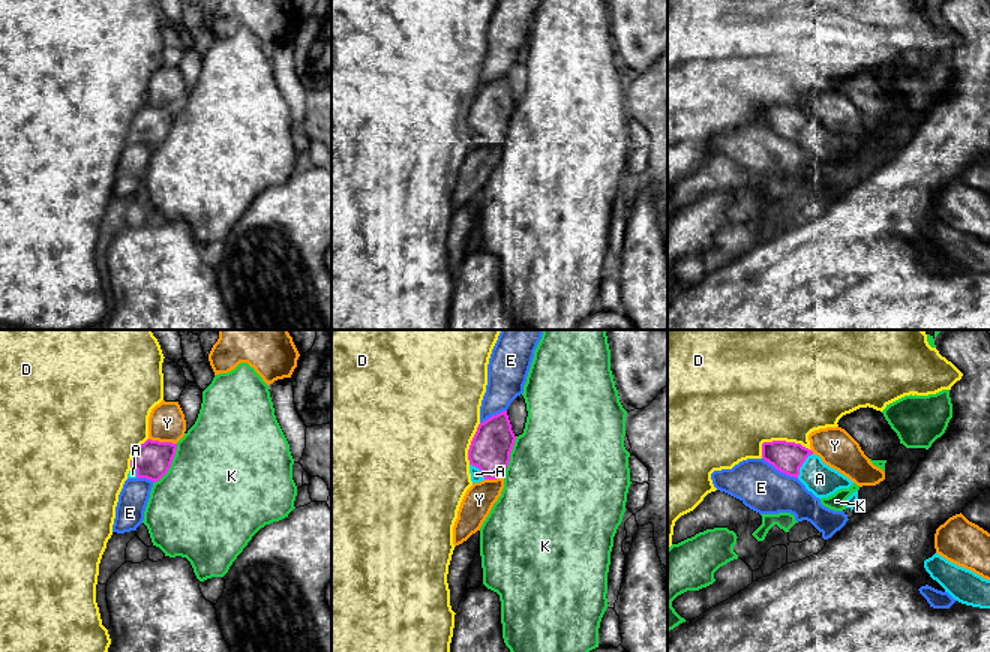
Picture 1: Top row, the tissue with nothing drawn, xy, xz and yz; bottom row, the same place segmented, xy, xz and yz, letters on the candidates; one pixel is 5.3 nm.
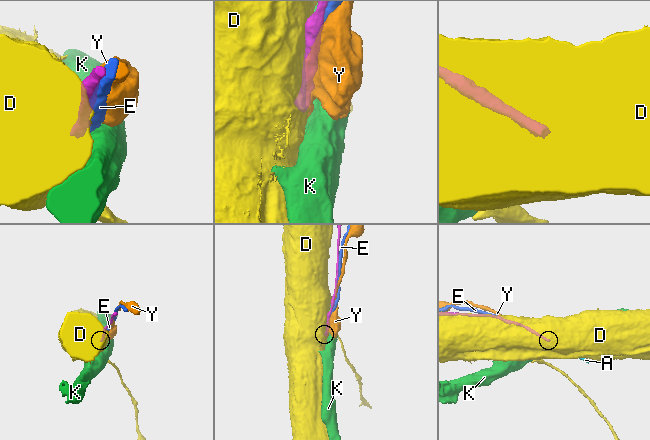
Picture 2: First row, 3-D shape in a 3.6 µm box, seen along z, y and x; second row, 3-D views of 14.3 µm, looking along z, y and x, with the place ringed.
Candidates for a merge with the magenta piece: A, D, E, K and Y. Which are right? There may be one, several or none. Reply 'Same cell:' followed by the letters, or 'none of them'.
Same cell: A

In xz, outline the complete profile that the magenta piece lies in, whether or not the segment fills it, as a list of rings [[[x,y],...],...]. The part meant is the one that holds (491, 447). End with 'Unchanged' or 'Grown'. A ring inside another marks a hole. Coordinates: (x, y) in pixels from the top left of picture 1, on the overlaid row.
[[[507,411],[478,424],[468,450],[472,484],[504,477],[514,441]]]. Grown

